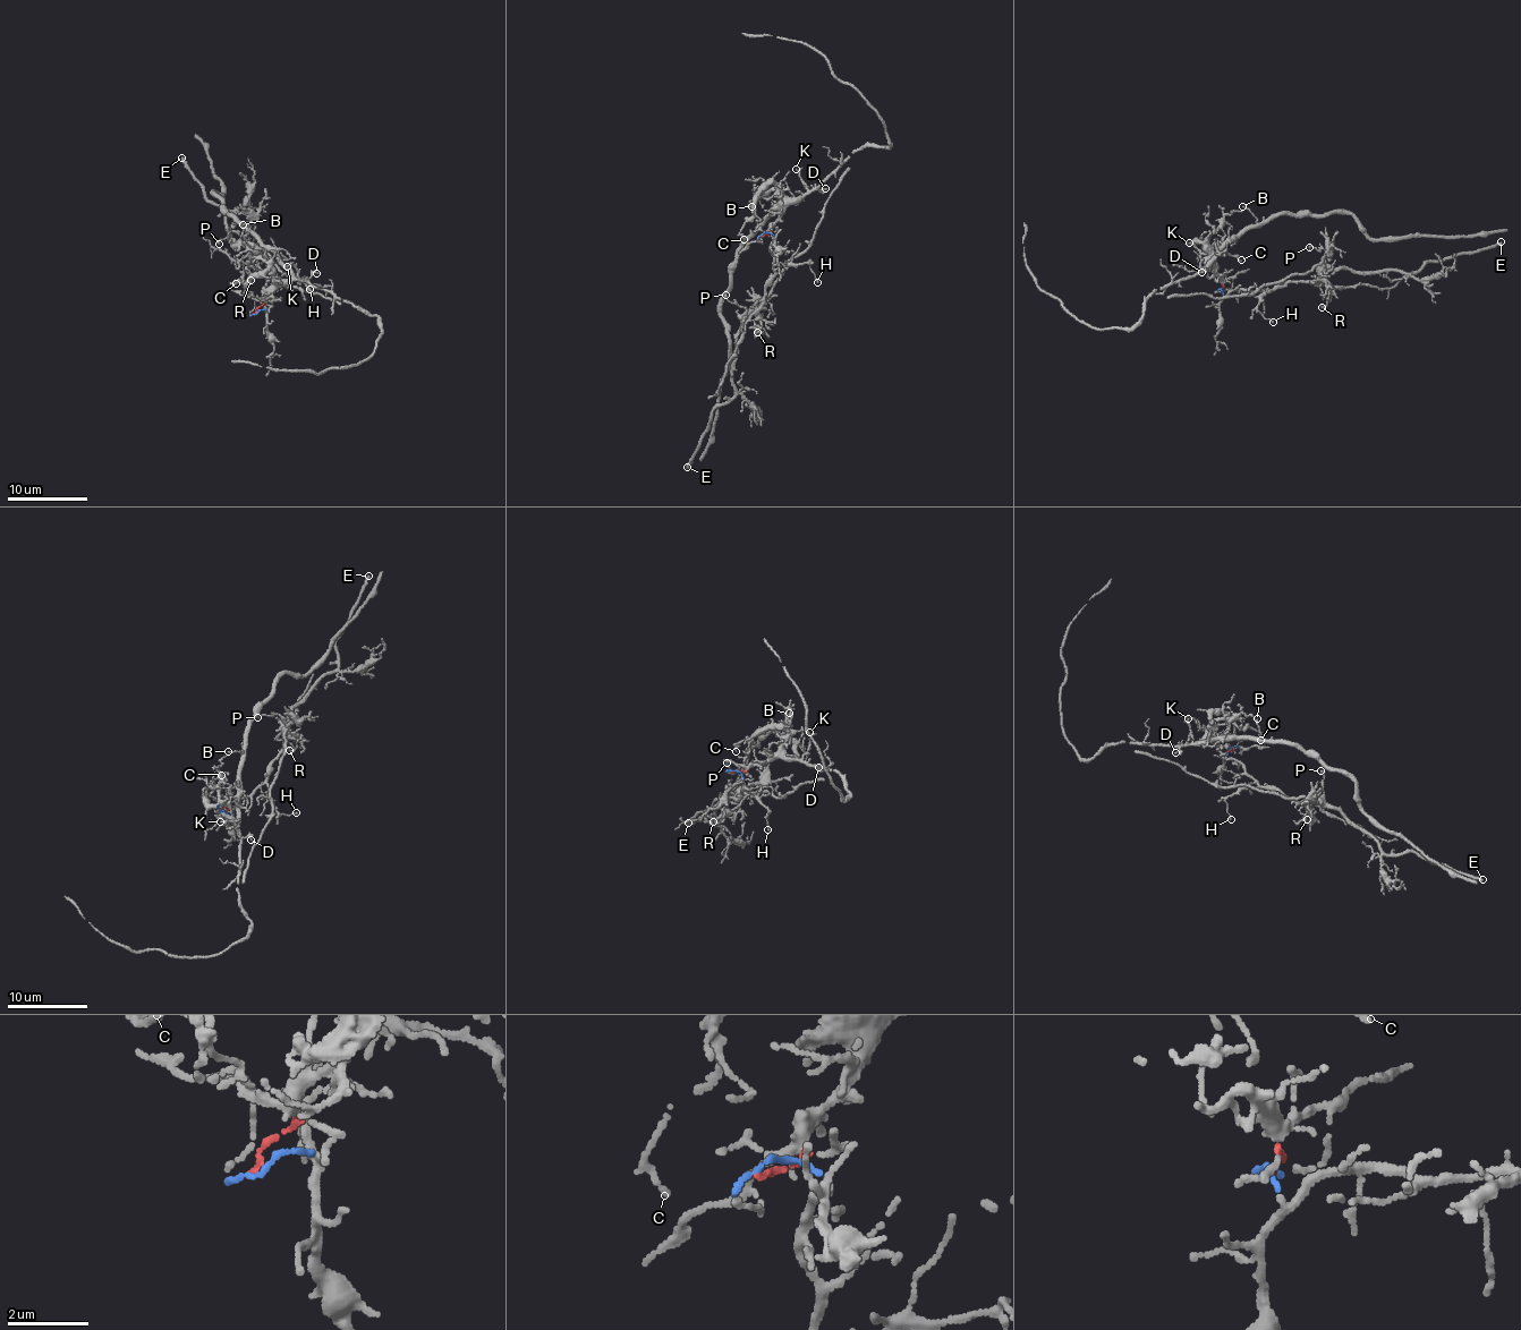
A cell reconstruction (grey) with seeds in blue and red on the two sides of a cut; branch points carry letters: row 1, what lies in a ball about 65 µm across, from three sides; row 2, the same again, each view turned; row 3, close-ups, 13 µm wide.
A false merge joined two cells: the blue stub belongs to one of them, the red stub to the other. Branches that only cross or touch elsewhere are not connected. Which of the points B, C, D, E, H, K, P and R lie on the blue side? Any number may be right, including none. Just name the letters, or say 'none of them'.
E, H, P, R

